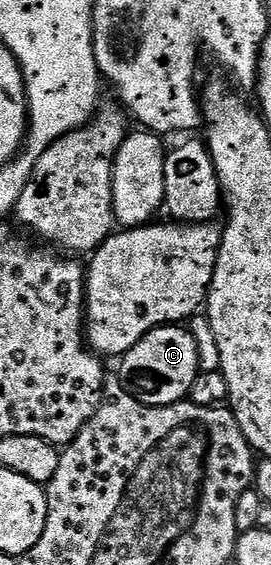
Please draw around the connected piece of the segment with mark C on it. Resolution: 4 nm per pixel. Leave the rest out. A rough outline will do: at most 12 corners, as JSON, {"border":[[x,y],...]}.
{"border":[[181,324],[148,331],[117,365],[132,399],[187,400],[203,368]]}

